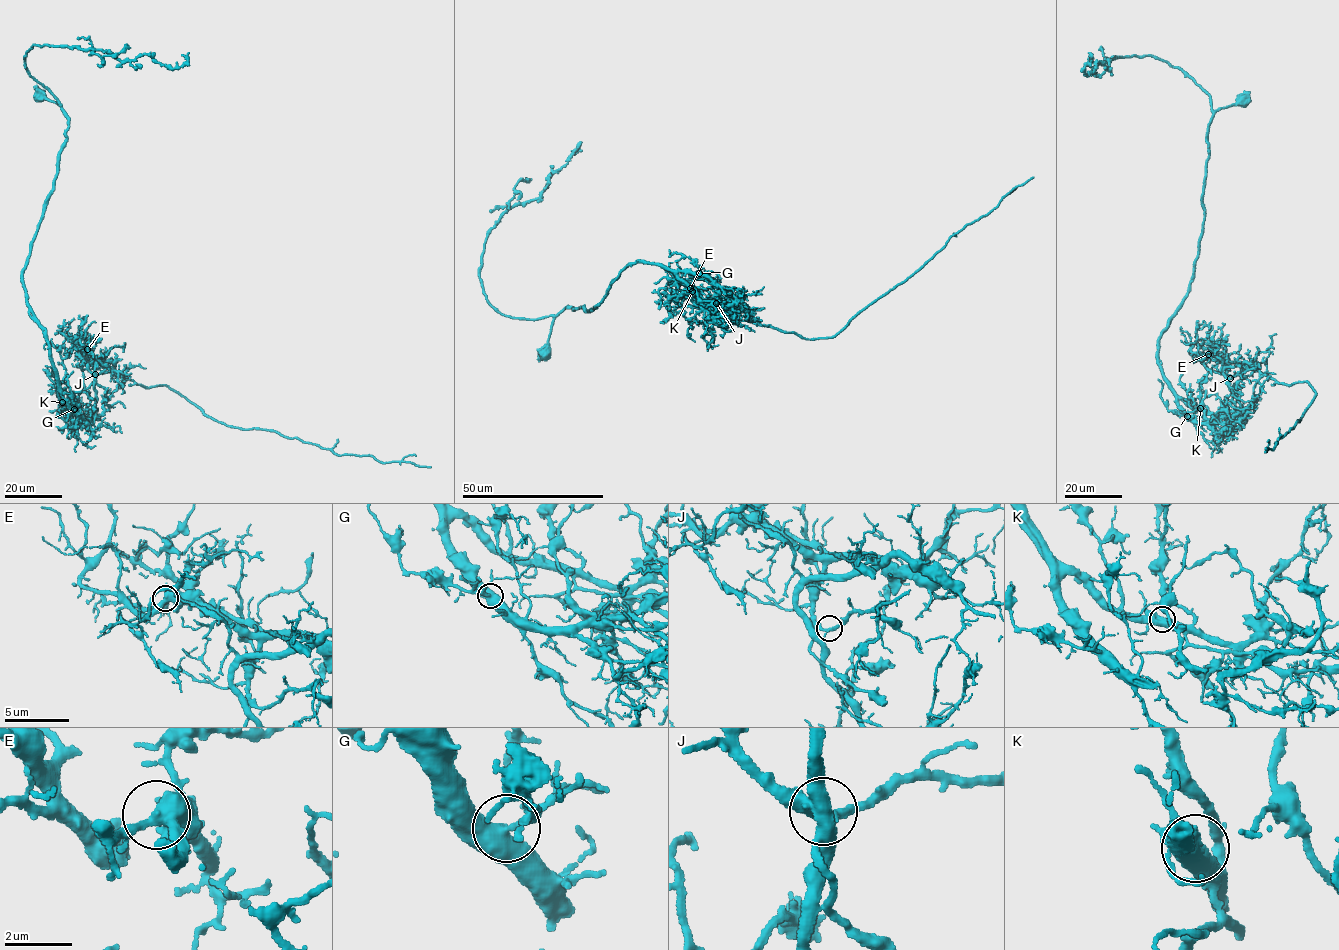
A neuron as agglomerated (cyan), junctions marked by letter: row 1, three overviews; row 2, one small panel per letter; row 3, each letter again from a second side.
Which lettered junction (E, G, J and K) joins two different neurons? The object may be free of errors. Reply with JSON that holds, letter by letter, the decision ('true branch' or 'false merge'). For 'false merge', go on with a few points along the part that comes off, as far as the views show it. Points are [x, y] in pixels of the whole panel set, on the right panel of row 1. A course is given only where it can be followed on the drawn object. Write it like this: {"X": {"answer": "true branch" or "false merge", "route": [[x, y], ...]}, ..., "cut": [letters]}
{"E": {"answer": "true branch"}, "G": {"answer": "true branch"}, "J": {"answer": "true branch"}, "K": {"answer": "false merge", "route": [[1200, 409], [1240, 412], [1223, 370], [1244, 362], [1287, 385], [1307, 381], [1313, 399], [1265, 452]]}, "cut": ["K"]}

